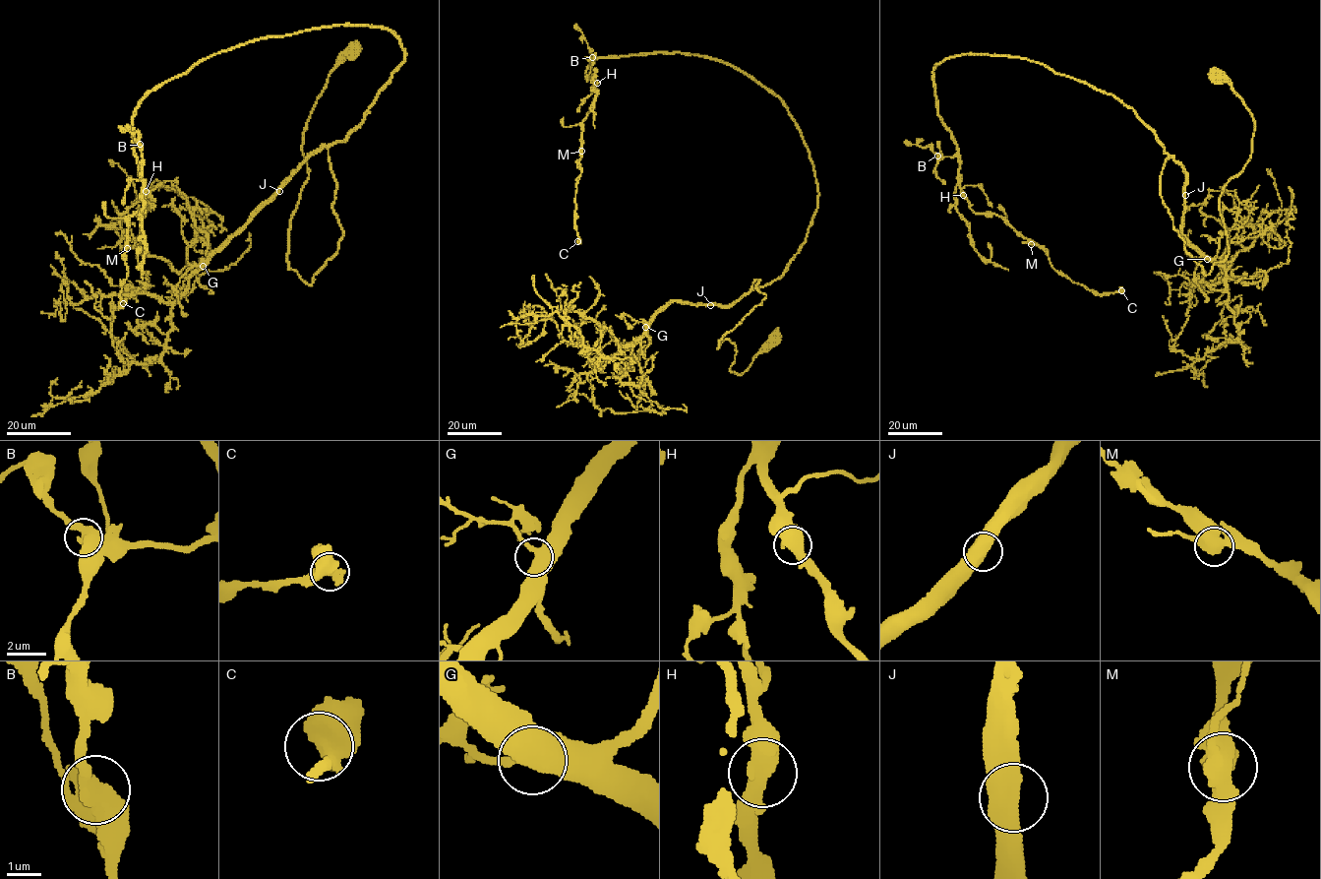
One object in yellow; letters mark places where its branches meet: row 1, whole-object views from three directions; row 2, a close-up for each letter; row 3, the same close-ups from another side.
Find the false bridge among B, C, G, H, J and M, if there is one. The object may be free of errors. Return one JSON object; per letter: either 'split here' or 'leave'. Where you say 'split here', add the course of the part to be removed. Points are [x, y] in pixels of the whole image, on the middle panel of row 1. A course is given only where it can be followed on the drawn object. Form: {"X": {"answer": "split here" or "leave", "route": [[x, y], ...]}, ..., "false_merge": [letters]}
{"B": {"answer": "leave"}, "C": {"answer": "leave"}, "G": {"answer": "leave"}, "H": {"answer": "leave"}, "J": {"answer": "leave"}, "M": {"answer": "leave"}, "false_merge": []}

